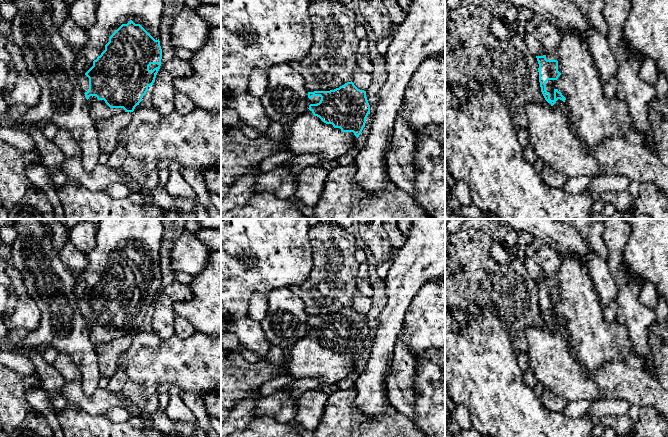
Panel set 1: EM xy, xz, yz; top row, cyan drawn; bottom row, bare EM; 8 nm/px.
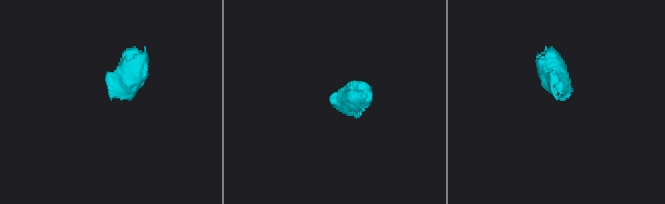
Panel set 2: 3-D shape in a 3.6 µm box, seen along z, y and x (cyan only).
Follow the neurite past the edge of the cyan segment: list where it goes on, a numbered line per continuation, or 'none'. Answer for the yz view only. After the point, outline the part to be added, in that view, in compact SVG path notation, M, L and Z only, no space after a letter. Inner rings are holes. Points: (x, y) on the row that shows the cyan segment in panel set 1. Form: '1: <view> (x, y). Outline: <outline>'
1: yz (593, 117). Outline: M560 31L561 40L553 52L538 51L536 56L546 56L547 60L558 61L558 71L561 75L557 80L546 82L546 91L554 100L554 90L557 89L566 98L565 104L570 110L570 123L575 136L589 148L601 143L605 138L621 137L634 130L634 121L625 103L618 98L609 99L604 95L600 74L590 54L588 44L576 31Z

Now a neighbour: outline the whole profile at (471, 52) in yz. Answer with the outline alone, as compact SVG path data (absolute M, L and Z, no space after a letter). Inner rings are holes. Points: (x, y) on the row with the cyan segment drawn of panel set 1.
M445 1L445 85L451 86L451 92L460 101L466 101L470 96L466 85L471 80L479 84L496 83L499 96L510 108L513 126L527 129L526 105L545 101L539 82L539 64L536 54L527 47L516 30L512 31L508 40L495 38L491 34L491 23L495 16L488 9L475 4L462 4L452 11Z

